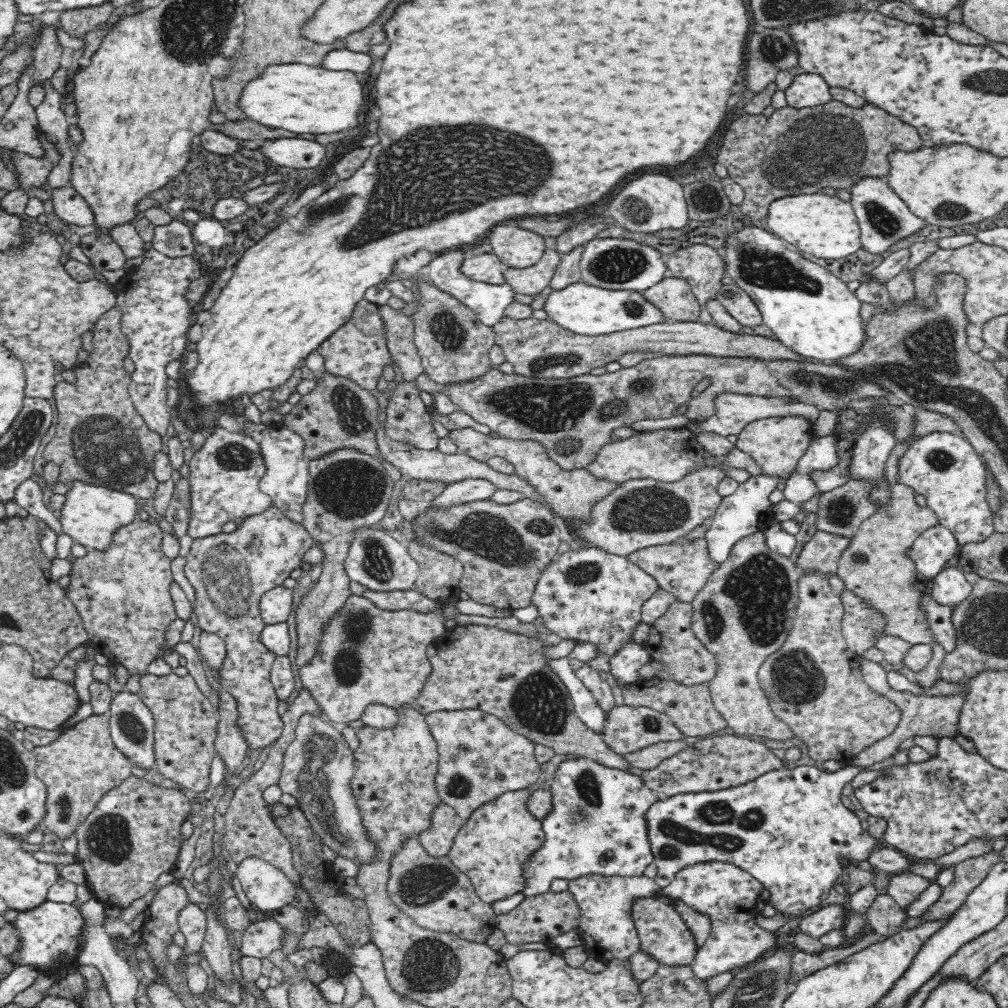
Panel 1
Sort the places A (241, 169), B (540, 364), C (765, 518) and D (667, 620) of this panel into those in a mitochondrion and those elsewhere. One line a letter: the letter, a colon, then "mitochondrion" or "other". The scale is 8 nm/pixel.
A: other
B: mitochondrion
C: other
D: other

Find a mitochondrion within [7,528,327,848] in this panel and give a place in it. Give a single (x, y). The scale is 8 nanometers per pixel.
(229, 572)

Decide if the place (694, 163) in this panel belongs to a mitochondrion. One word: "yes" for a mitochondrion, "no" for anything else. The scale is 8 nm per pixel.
no

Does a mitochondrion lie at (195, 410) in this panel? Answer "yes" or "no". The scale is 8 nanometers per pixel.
no

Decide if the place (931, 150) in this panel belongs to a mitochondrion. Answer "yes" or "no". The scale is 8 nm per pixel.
no

